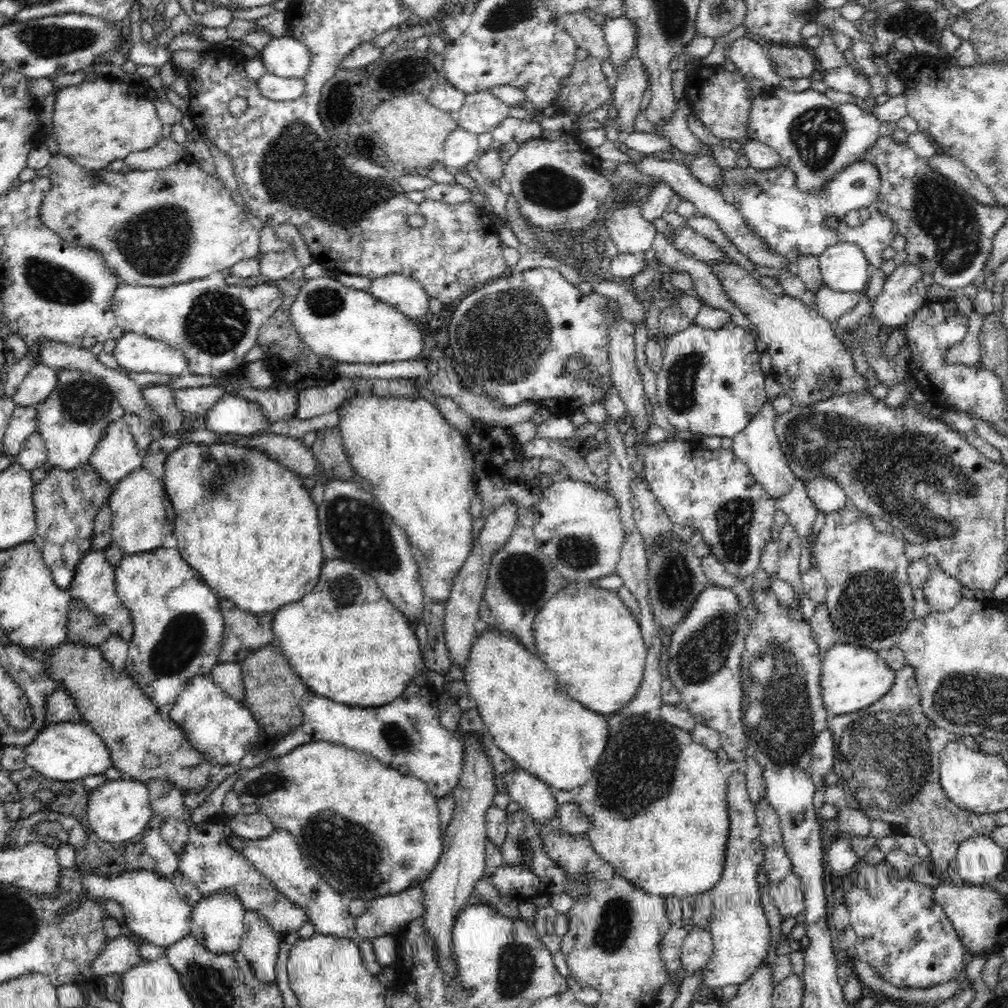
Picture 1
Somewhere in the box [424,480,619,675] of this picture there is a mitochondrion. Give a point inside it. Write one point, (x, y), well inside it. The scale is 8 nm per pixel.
(522, 577)

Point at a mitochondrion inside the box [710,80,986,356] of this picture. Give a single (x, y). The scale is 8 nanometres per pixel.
(945, 216)

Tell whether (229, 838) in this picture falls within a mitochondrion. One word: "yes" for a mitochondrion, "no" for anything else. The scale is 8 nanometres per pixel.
no

